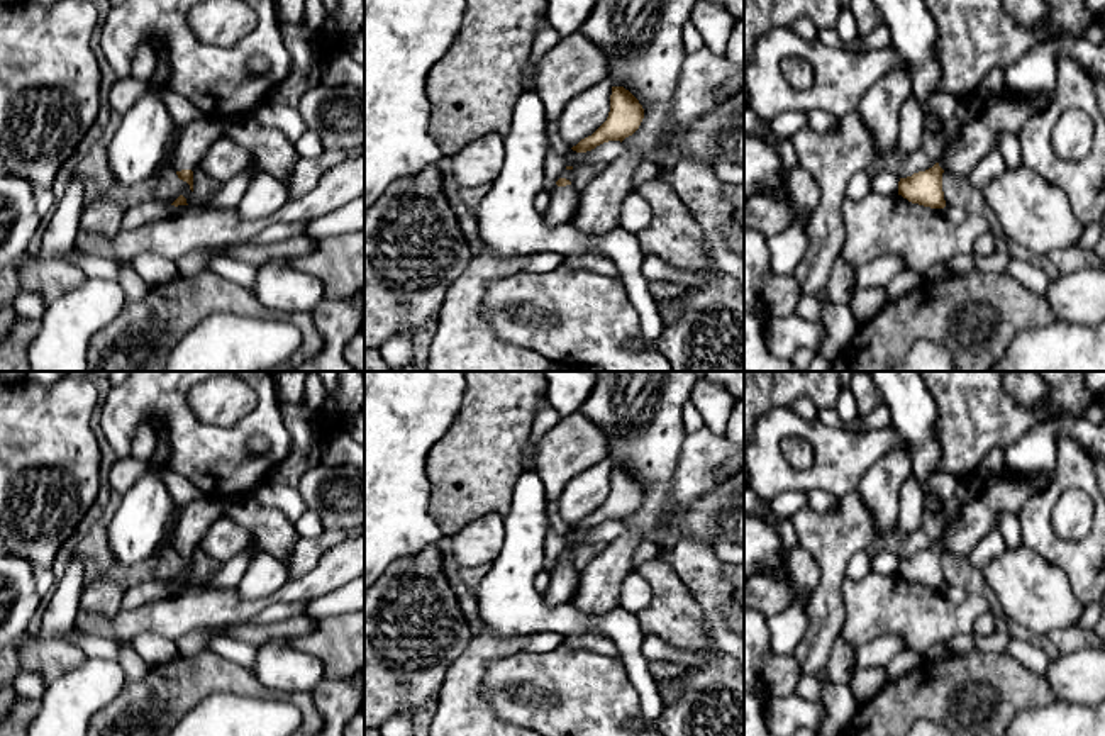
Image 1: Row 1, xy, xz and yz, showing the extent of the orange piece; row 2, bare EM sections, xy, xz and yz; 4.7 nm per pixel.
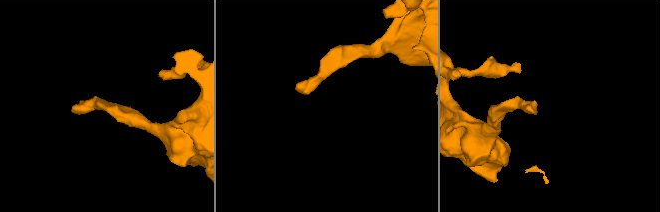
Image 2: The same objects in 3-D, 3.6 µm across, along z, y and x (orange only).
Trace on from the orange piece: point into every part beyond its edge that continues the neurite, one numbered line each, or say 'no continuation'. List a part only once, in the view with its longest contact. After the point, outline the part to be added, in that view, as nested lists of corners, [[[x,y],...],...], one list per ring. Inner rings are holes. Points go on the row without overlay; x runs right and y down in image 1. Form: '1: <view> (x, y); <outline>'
1: xy (195, 518); [[[200,499],[180,507],[180,517],[171,538],[175,551],[195,549],[210,526],[224,516],[217,499]]]

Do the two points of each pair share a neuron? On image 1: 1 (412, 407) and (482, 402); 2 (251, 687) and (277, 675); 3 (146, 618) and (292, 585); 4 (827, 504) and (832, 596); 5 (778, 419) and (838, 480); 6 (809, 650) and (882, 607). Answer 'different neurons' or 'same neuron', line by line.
1: different neurons
2: different neurons
3: same neuron
4: different neurons
5: same neuron
6: different neurons

